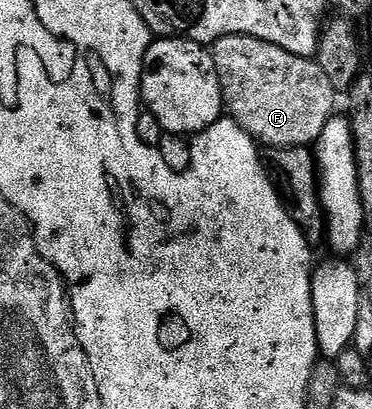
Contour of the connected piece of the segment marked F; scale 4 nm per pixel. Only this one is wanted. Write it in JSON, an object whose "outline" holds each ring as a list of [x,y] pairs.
{"outline":[[[227,36],[211,45],[210,51],[218,70],[227,115],[242,130],[246,130],[246,134],[250,134],[257,145],[269,149],[307,148],[316,144],[328,120],[337,111],[338,93],[315,59],[295,56],[282,50],[282,46],[262,42],[253,36]]]}

